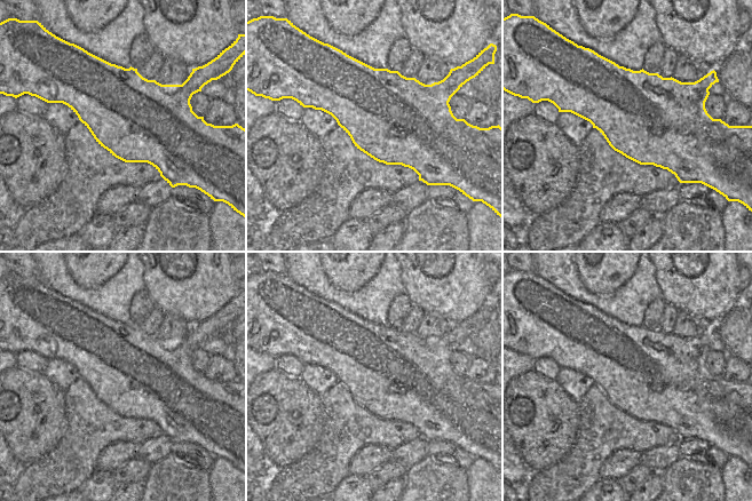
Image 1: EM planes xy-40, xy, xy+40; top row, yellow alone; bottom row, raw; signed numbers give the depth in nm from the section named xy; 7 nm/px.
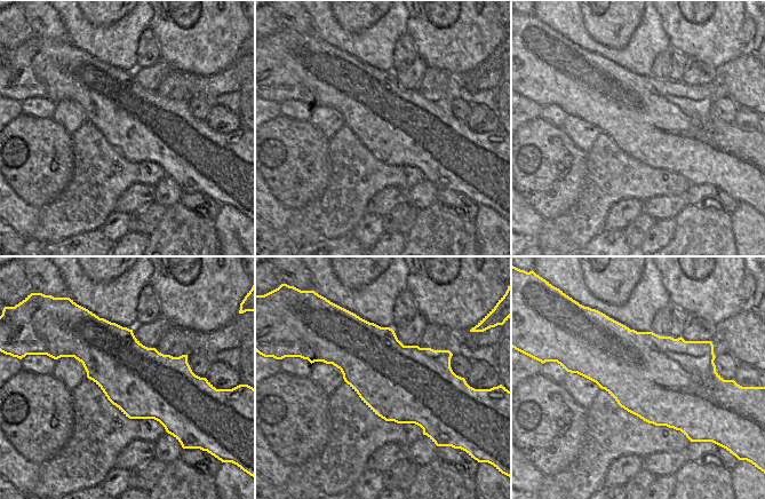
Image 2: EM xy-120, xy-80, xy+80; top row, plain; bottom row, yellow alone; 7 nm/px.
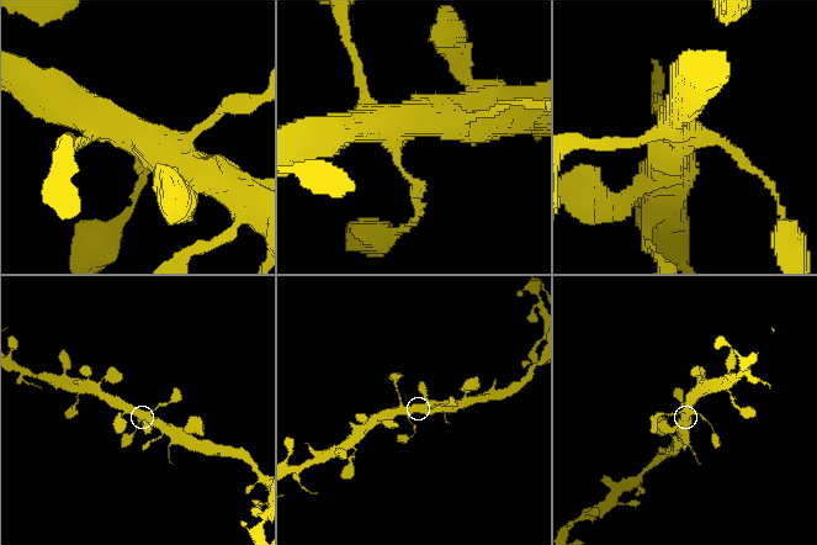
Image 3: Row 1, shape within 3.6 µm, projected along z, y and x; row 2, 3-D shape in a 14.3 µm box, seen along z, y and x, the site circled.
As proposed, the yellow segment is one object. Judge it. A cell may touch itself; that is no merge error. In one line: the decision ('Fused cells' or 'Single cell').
Single cell.

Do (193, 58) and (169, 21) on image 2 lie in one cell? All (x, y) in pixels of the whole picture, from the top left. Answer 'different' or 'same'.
same

